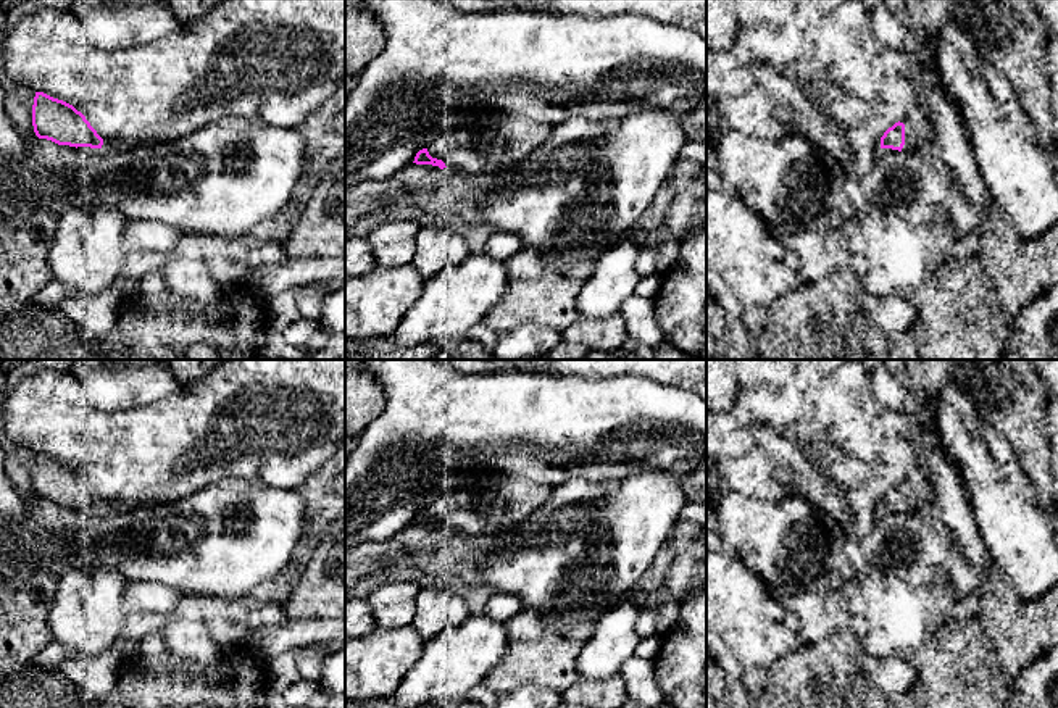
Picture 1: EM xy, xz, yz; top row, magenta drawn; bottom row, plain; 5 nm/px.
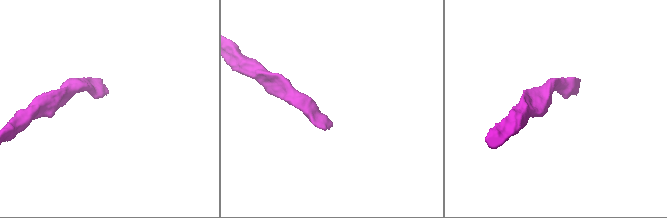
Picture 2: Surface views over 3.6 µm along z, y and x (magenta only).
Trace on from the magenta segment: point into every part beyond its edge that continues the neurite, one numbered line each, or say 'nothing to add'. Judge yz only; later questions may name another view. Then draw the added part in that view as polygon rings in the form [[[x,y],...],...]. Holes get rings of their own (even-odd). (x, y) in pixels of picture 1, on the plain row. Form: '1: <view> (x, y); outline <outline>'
1: yz (916, 487); outline [[[923,468],[908,471],[900,484],[905,485],[905,506],[902,513],[908,510],[926,510],[931,498],[931,487]]]

